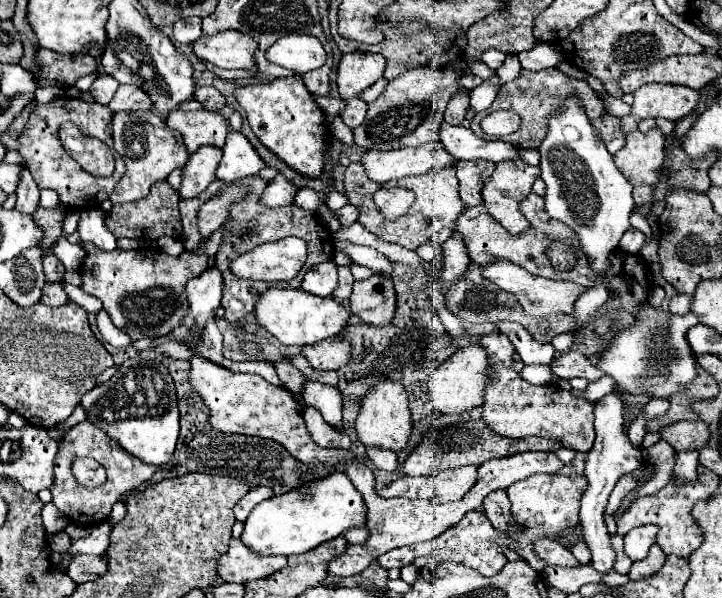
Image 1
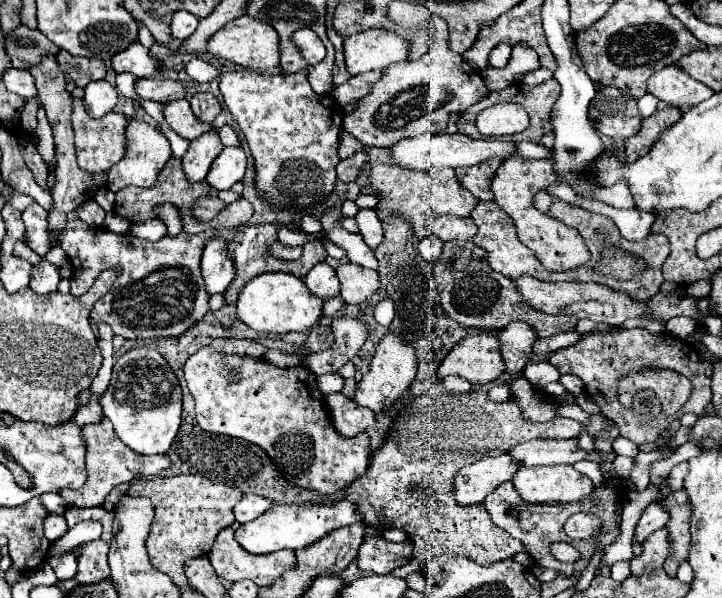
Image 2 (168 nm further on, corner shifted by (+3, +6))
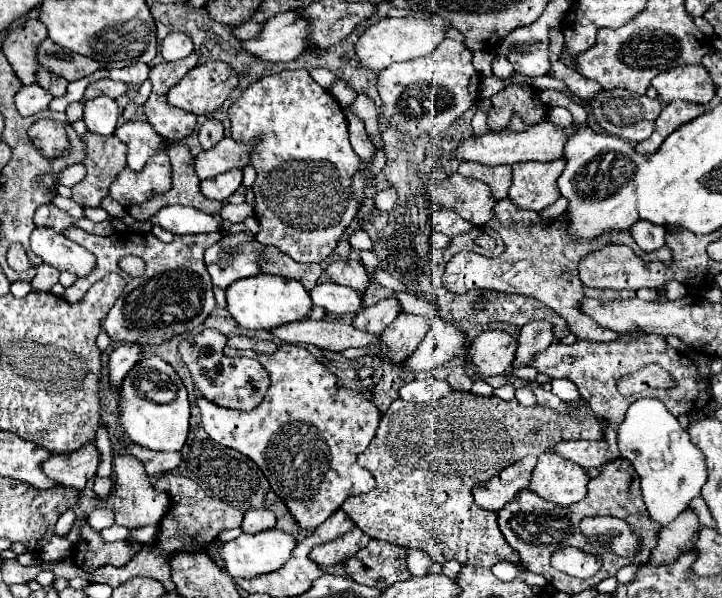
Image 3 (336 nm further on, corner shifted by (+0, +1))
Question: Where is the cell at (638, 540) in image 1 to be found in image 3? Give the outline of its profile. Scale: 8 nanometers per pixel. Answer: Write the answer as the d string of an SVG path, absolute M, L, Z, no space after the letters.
M638 398L626 412L624 422L618 426L618 450L622 458L630 460L638 478L644 504L650 518L668 526L688 504L700 496L706 482L706 466L700 448L692 444L690 434L656 398Z

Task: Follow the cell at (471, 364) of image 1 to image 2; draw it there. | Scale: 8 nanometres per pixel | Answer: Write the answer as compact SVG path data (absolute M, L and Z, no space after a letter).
M477 333L459 341L443 359L439 379L449 375L463 377L471 385L487 385L503 373L499 341L493 333Z

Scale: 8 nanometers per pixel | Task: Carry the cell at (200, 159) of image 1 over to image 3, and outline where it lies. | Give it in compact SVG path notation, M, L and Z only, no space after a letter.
M260 136L254 138L254 142L236 142L234 138L222 138L212 150L204 150L198 158L196 158L196 174L200 180L218 176L222 172L228 172L232 168L244 168L246 164L250 164L250 154L252 148L256 146L256 142L260 140Z

